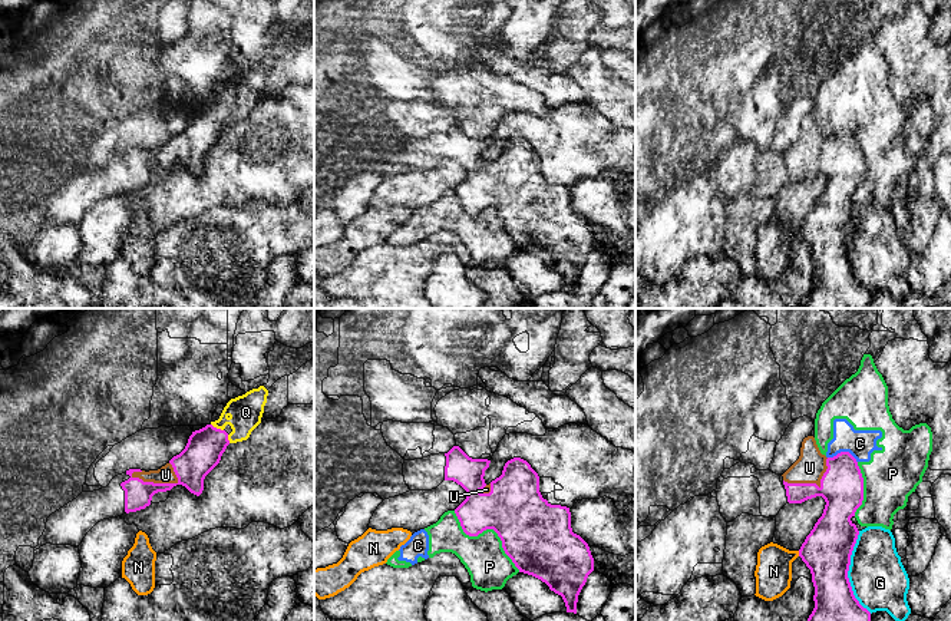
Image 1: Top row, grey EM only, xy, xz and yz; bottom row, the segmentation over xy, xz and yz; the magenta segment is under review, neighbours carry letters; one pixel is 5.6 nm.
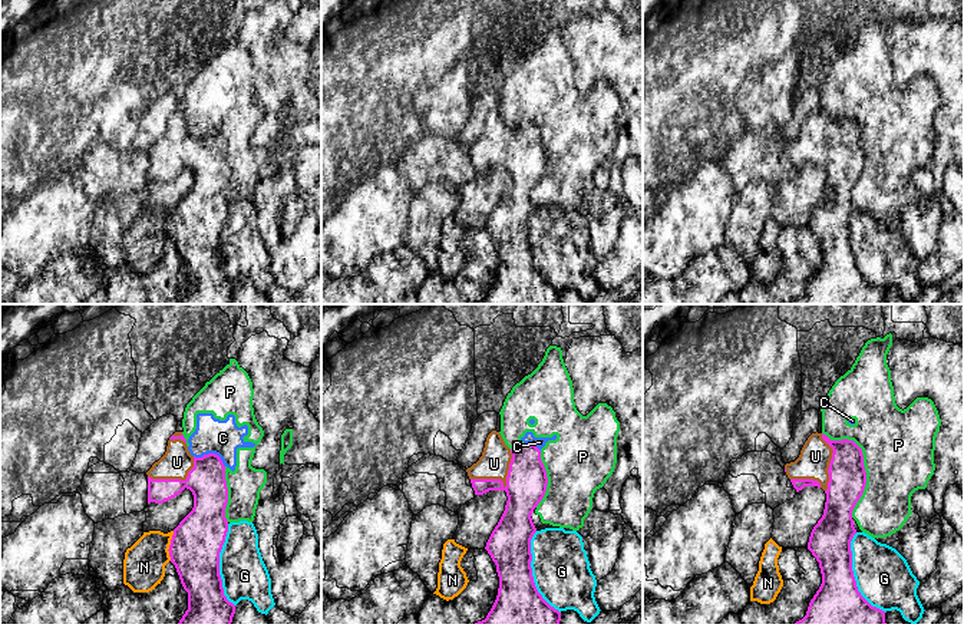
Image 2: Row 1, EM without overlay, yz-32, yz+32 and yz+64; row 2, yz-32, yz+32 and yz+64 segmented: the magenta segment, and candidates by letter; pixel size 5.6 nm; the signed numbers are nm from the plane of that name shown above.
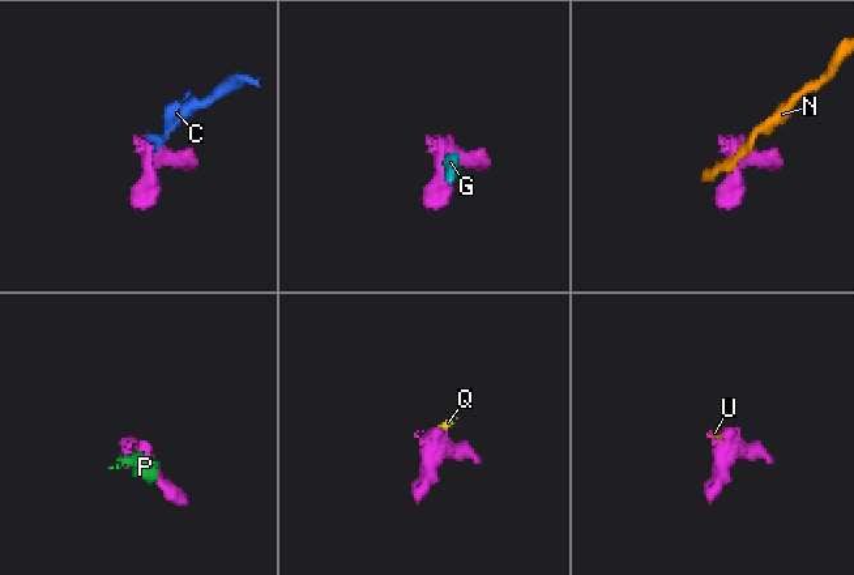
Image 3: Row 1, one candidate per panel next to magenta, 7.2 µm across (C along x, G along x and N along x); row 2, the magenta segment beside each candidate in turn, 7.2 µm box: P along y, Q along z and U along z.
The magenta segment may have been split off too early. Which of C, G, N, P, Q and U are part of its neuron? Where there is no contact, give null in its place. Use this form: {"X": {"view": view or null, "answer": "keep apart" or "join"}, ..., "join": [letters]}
{"C": {"view": "yz", "answer": "keep apart"}, "G": {"view": "yz", "answer": "keep apart"}, "N": {"view": "yz", "answer": "keep apart"}, "P": {"view": "xz", "answer": "keep apart"}, "Q": {"view": "xy", "answer": "join"}, "U": {"view": "xy", "answer": "join"}, "join": ["Q", "U"]}

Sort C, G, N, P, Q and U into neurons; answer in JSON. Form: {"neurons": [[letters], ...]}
{"neurons": [["C", "P"], ["G"], ["N"], ["Q", "U"]]}

